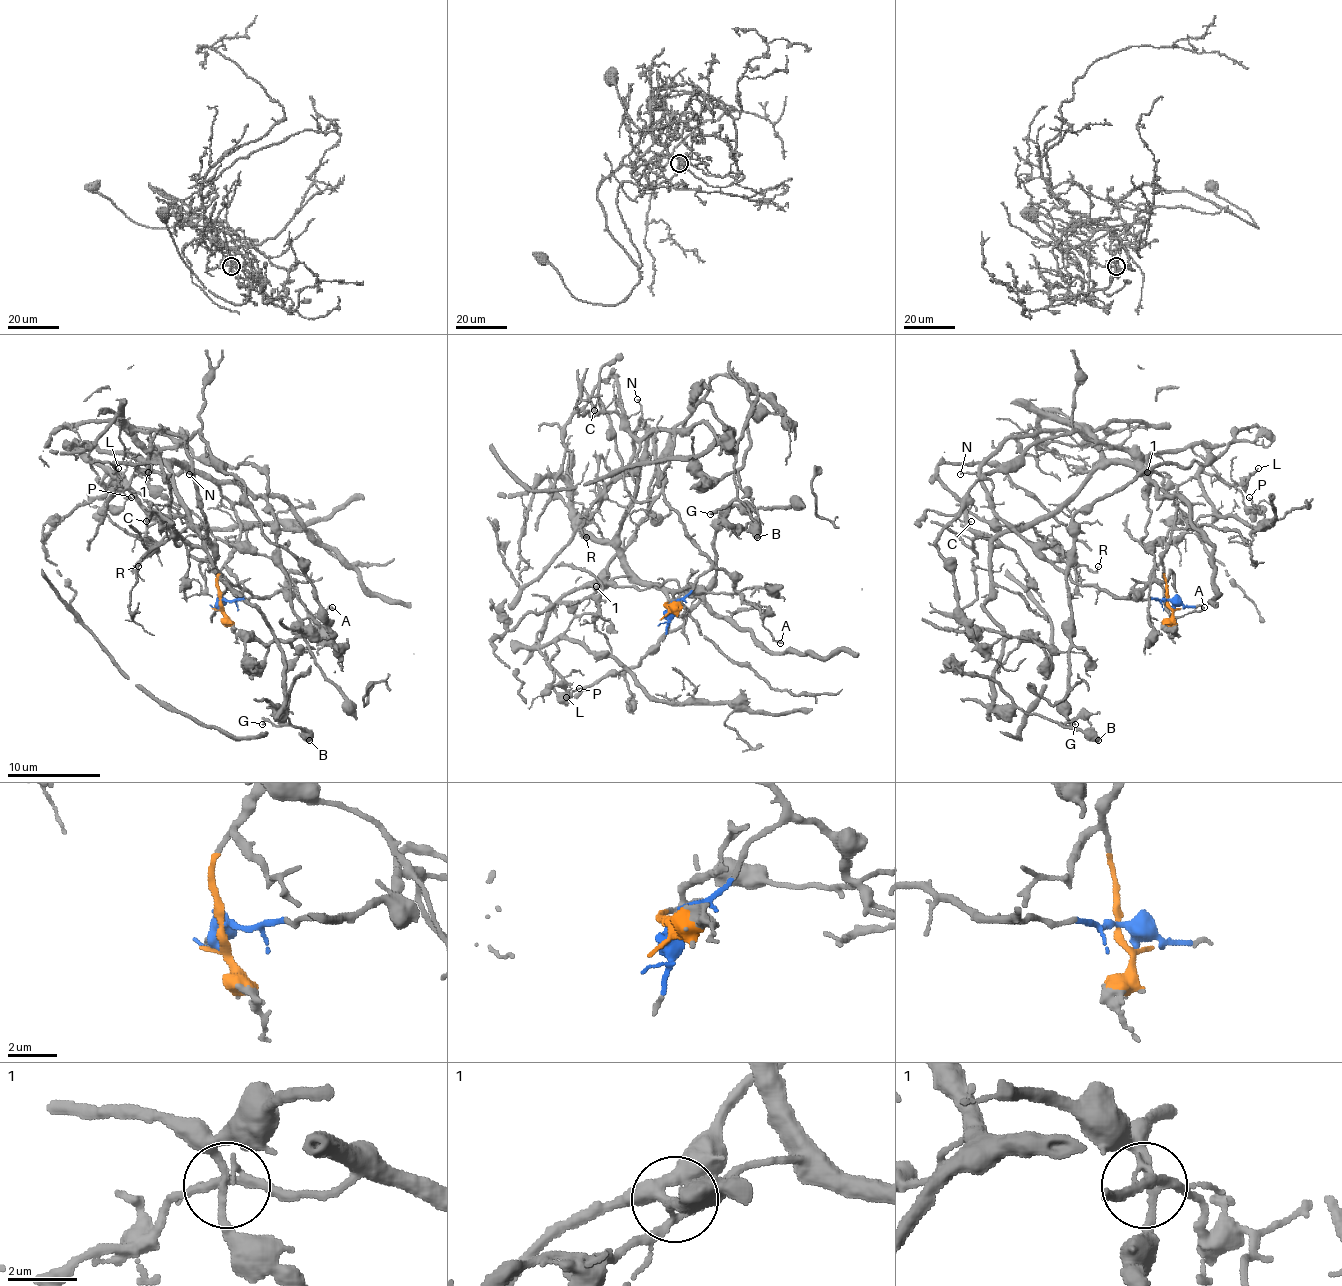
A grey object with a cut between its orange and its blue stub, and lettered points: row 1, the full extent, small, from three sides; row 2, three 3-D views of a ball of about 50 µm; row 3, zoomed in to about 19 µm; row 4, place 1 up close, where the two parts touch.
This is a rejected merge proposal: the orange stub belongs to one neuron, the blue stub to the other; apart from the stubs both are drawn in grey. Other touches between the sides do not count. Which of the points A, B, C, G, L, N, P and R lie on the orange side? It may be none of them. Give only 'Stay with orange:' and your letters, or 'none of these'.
Stay with orange: B, G, R

